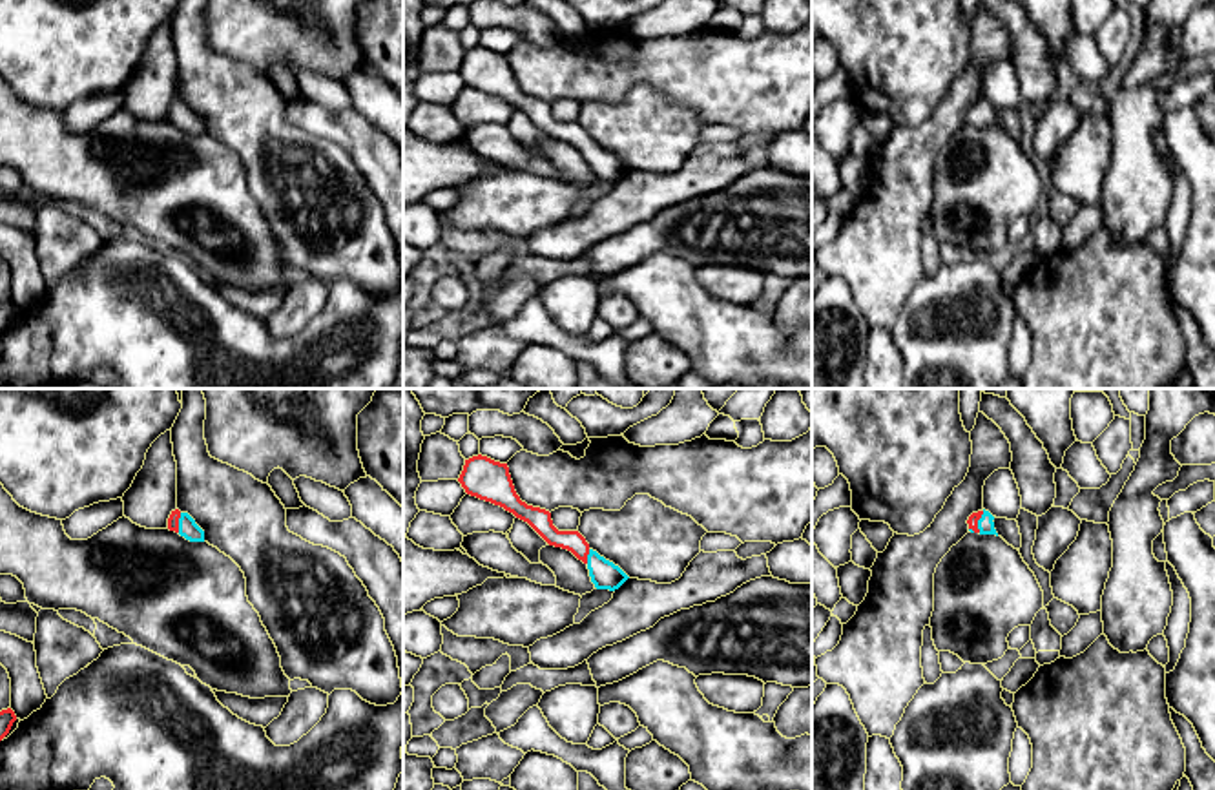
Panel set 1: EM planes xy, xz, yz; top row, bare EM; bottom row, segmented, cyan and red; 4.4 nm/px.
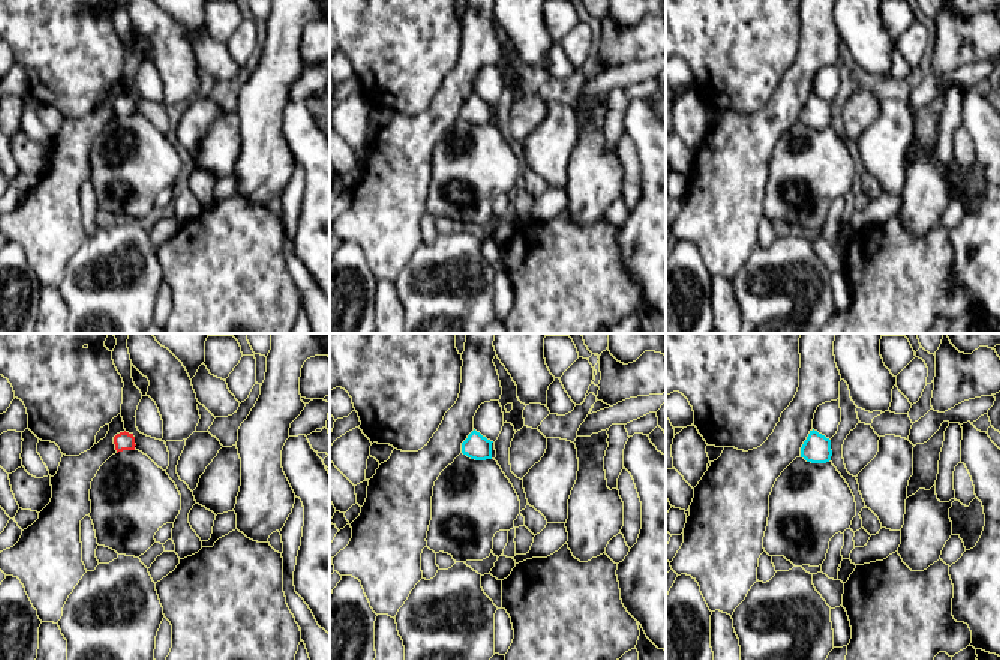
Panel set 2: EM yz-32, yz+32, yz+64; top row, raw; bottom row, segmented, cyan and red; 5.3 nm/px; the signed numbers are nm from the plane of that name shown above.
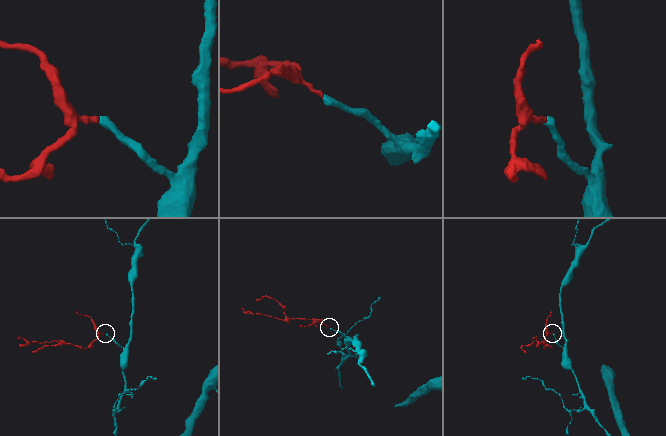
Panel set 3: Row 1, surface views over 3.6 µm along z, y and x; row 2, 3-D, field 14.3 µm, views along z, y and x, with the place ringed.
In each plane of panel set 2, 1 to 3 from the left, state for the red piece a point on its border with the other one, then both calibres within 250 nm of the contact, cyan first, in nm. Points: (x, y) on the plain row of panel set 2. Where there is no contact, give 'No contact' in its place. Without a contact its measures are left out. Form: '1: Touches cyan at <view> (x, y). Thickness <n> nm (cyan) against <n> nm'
1: No contact
2: No contact
3: No contact

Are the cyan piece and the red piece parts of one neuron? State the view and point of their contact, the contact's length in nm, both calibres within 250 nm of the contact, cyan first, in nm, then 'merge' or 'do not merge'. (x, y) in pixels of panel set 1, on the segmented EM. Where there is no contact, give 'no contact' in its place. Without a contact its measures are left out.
contact yz (978, 522); length 100 nm; calibres 70 and 50 nm; merge

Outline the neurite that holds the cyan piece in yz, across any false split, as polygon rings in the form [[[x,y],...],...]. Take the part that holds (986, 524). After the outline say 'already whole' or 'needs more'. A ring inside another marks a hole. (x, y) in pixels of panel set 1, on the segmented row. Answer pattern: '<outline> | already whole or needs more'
[[[985,509],[978,511],[978,513],[972,513],[967,520],[969,531],[980,533],[980,535],[996,535],[998,536],[992,520],[994,520],[994,516]]] | needs more

